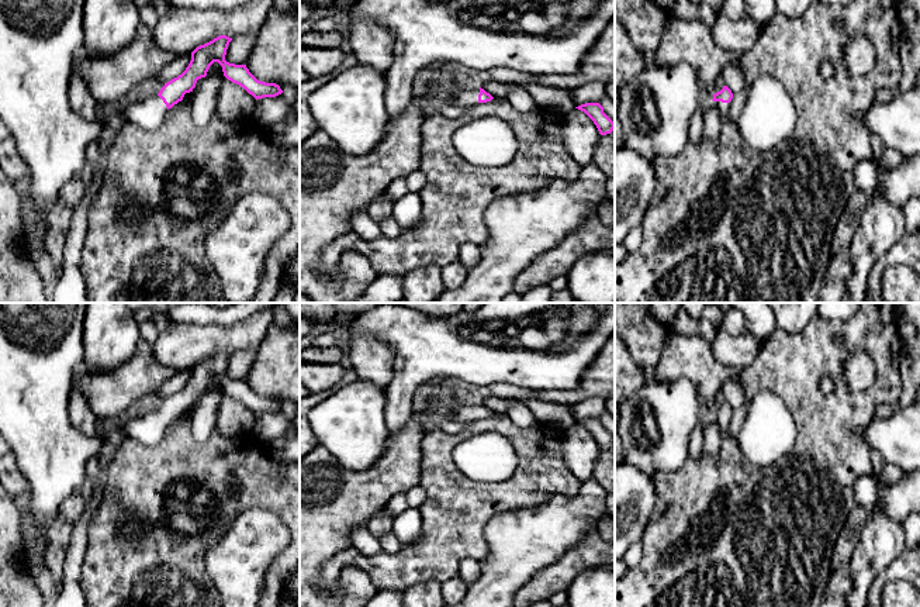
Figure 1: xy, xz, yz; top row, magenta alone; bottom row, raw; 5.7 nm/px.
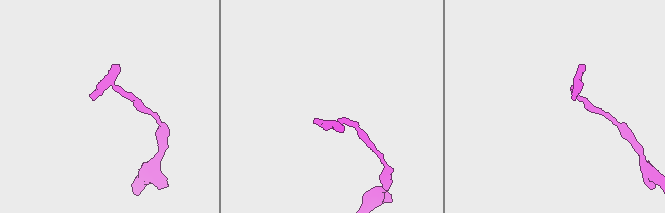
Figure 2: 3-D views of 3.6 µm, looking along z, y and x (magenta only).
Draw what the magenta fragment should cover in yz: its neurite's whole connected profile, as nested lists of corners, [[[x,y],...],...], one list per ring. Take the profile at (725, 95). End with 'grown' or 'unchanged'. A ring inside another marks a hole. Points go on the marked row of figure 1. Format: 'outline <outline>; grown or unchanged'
outline [[[723,86],[723,89],[713,94],[713,101],[720,113],[722,123],[726,121],[729,110],[730,110],[730,101],[733,99],[733,93],[727,86]]]; grown

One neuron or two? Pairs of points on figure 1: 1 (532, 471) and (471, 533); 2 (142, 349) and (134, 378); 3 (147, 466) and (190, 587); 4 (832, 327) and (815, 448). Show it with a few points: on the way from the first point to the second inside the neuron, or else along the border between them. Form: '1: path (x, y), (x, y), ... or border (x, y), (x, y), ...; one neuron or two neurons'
1: path (515, 487), (508, 495), (497, 497), (478, 516); one neuron
2: path (142, 357), (141, 371); one neuron
3: path (154, 496), (156, 554), (161, 558); one neuron
4: path (810, 357), (810, 407), (815, 418); one neuron

